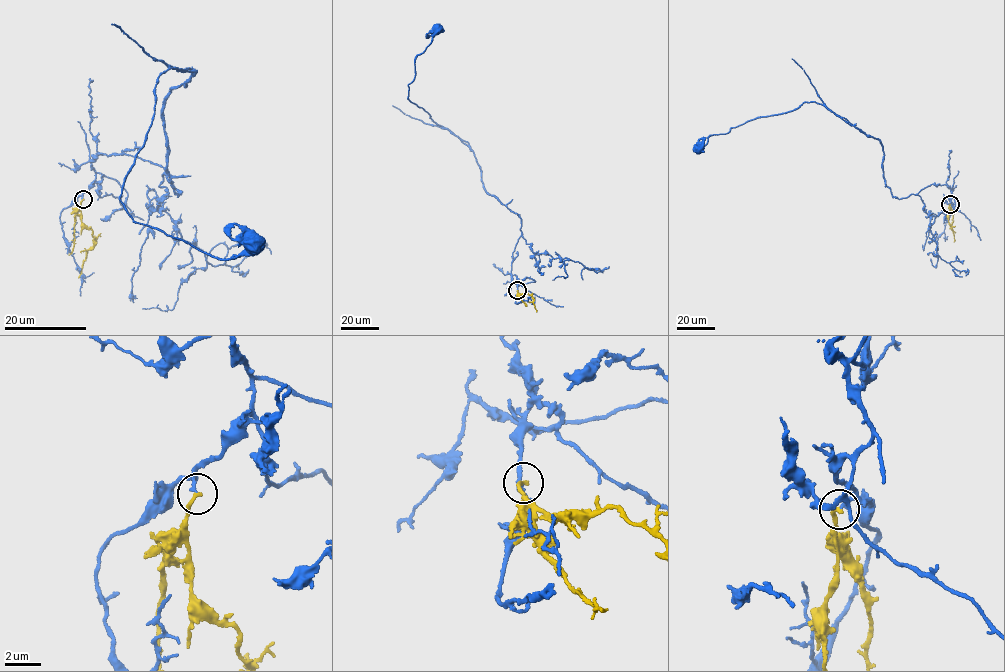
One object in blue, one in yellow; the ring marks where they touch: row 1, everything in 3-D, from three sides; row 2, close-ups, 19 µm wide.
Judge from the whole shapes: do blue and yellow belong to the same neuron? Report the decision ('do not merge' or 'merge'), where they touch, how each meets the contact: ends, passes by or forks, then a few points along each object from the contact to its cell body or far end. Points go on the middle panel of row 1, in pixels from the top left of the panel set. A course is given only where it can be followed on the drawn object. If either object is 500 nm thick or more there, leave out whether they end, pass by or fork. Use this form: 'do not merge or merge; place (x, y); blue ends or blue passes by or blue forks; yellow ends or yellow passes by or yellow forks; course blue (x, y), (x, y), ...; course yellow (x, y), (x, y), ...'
merge; place (517, 290); blue ends; yellow ends; course blue (517, 290), (511, 262), (521, 218), (484, 189), (473, 151), (408, 98), (415, 60), (437, 28); course yellow (517, 290), (534, 298), (536, 311)

